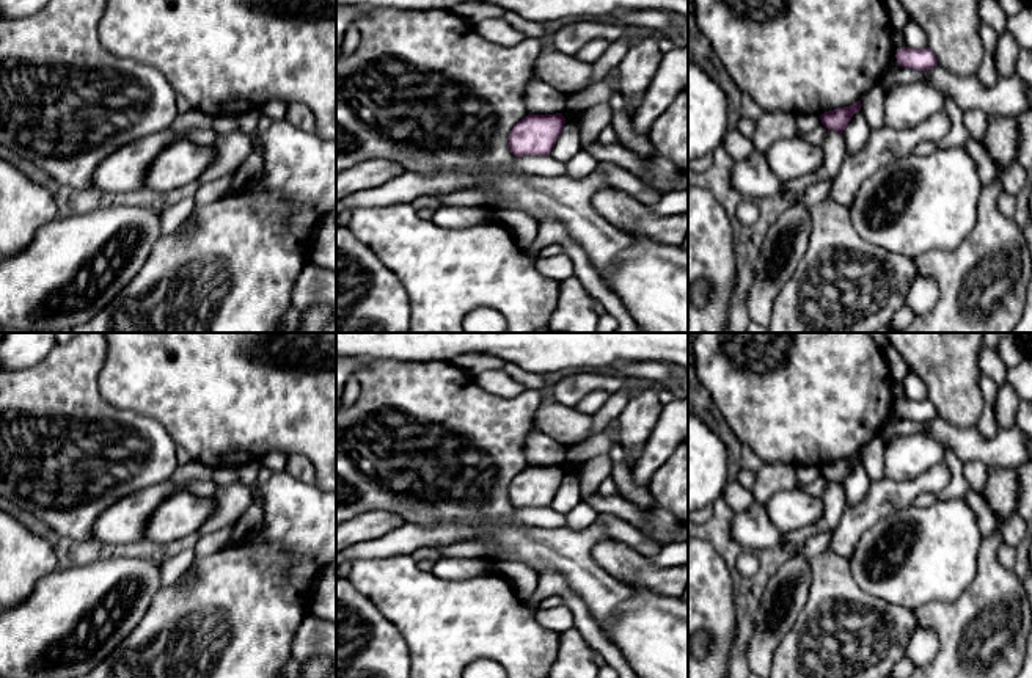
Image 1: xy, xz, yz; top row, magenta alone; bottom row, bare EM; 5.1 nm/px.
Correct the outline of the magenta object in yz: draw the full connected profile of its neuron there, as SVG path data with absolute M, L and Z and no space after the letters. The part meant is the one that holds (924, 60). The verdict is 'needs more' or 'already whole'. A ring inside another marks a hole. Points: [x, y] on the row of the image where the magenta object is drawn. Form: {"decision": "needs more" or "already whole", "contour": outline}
{"decision": "already whole", "contour": "M902 47L897 50L895 58L900 67L913 67L924 72L938 64L935 53L928 47L920 50Z"}

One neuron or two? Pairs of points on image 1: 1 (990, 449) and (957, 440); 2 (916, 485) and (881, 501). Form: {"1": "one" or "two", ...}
{"1": "one", "2": "one"}

